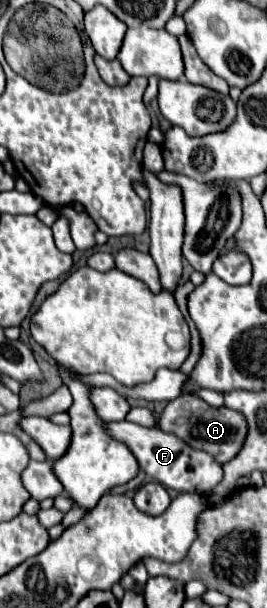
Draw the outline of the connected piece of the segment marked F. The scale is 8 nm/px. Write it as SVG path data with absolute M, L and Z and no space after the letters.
M129 421L109 423L107 429L113 437L123 441L135 453L141 469L149 477L153 477L155 481L159 481L169 489L175 489L179 493L199 491L199 495L205 495L205 491L211 491L213 487L217 487L217 483L221 483L221 475L223 475L221 463L217 463L217 459L213 459L213 455L209 455L207 451L197 451L195 447L181 443L181 439L177 439L177 435L173 433L165 433L159 427L151 427L151 429L141 427Z

